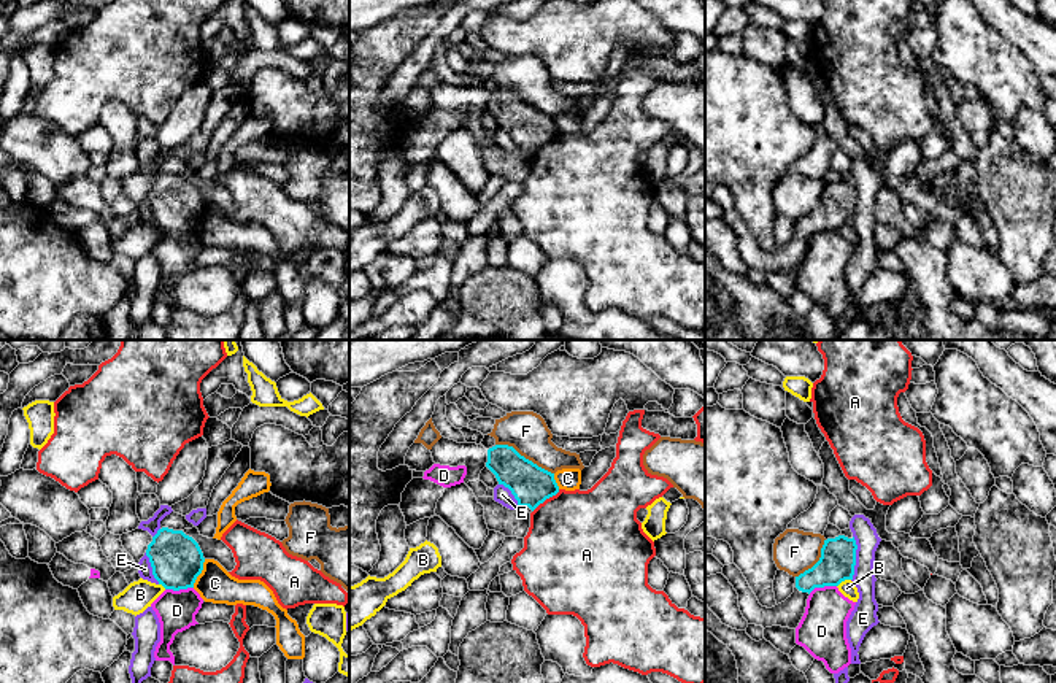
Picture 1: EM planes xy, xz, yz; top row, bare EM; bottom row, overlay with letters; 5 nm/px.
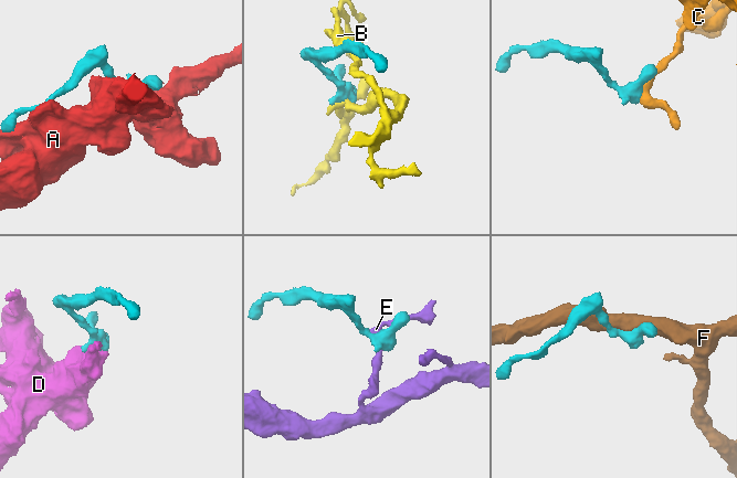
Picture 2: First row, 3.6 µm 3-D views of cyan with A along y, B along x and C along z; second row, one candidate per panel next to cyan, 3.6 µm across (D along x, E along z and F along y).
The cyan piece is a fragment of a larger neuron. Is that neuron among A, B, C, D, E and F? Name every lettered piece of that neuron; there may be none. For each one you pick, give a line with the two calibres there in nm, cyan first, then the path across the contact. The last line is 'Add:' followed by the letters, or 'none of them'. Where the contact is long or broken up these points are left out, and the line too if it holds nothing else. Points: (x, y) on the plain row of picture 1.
Add: none of them

